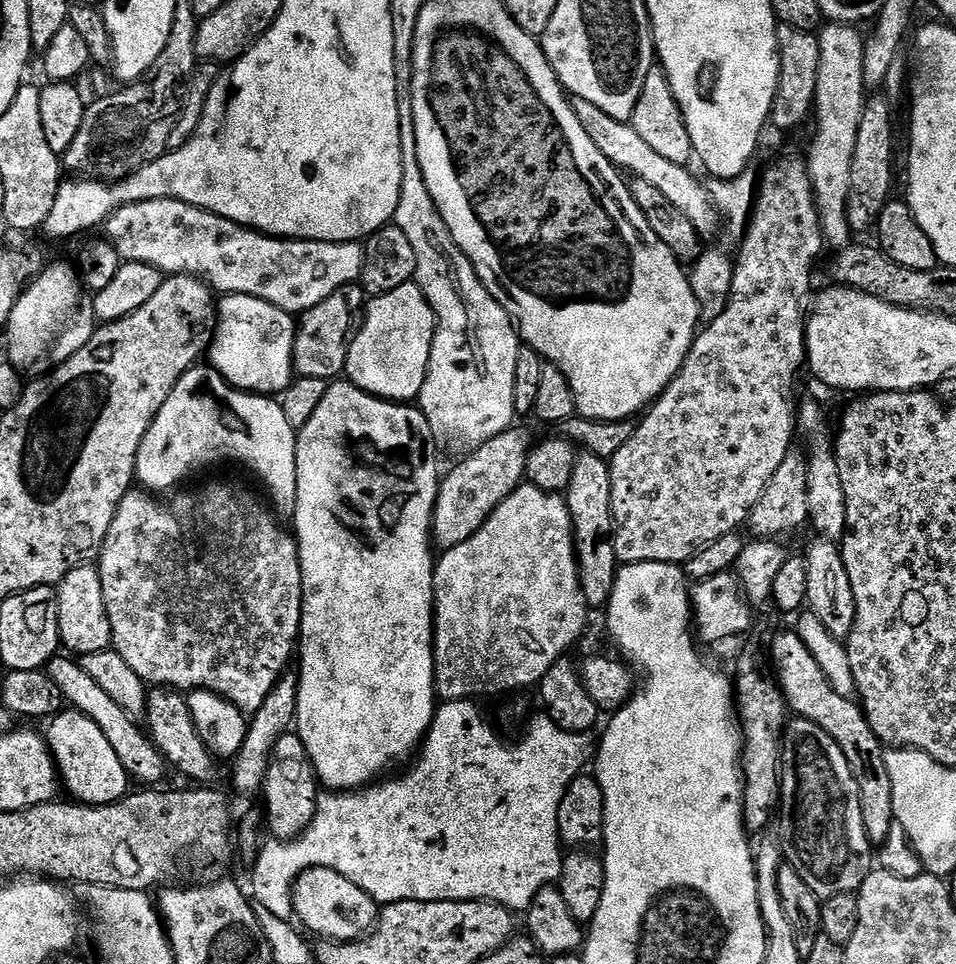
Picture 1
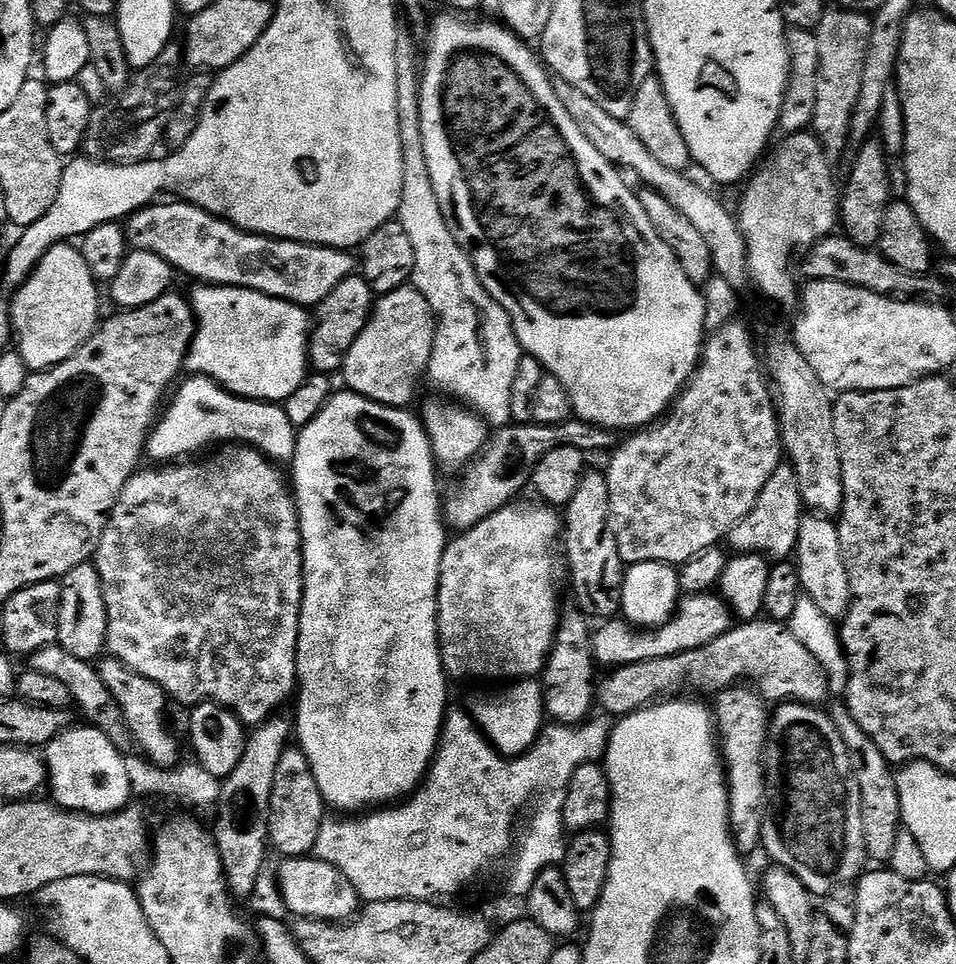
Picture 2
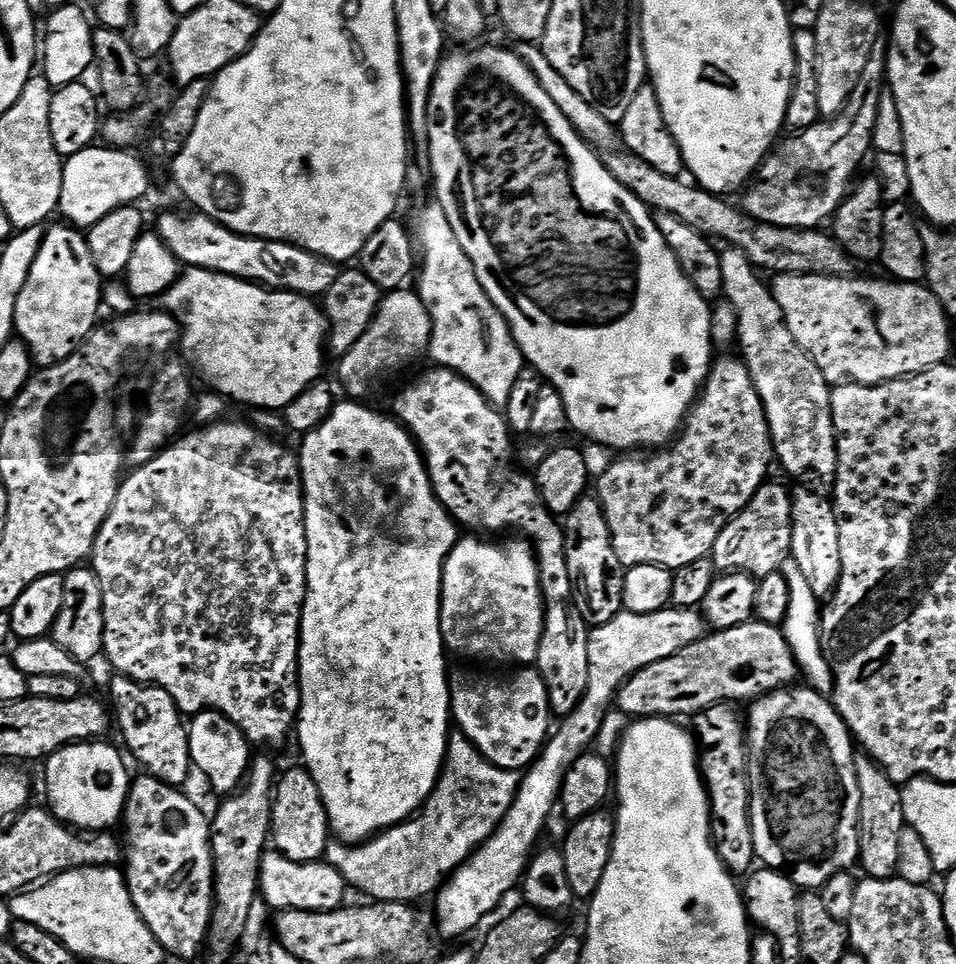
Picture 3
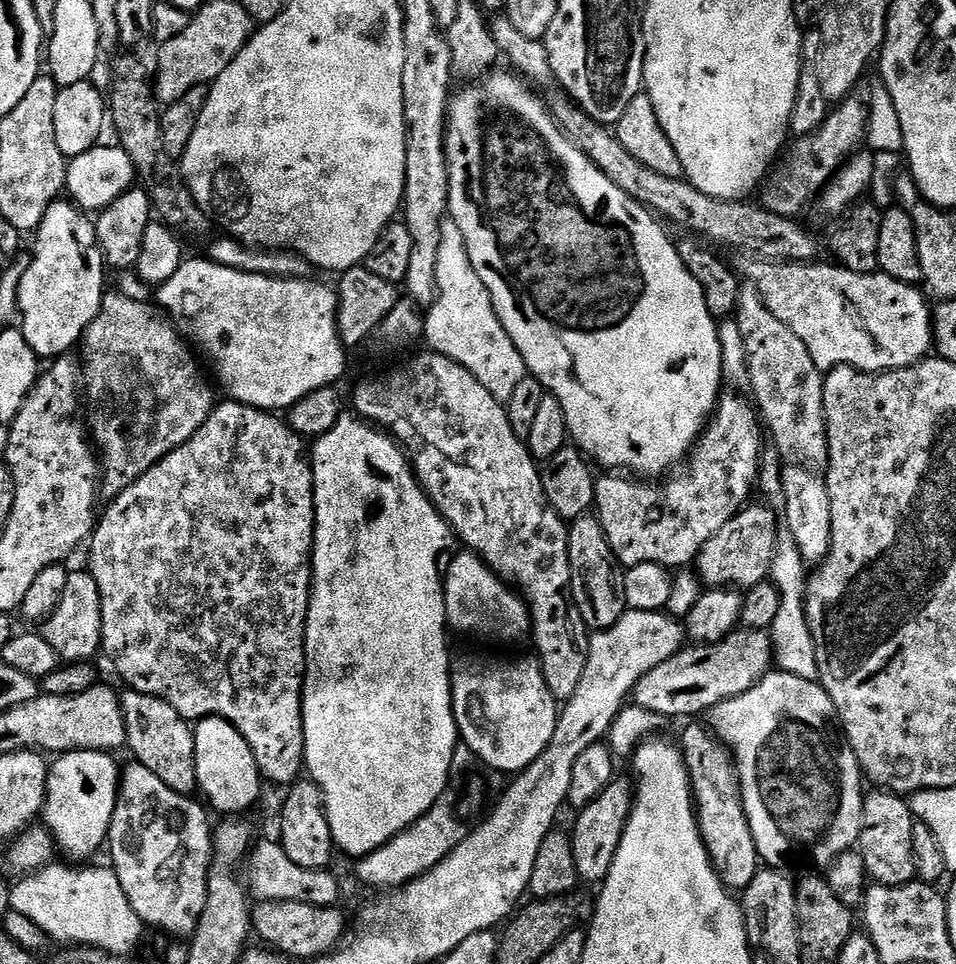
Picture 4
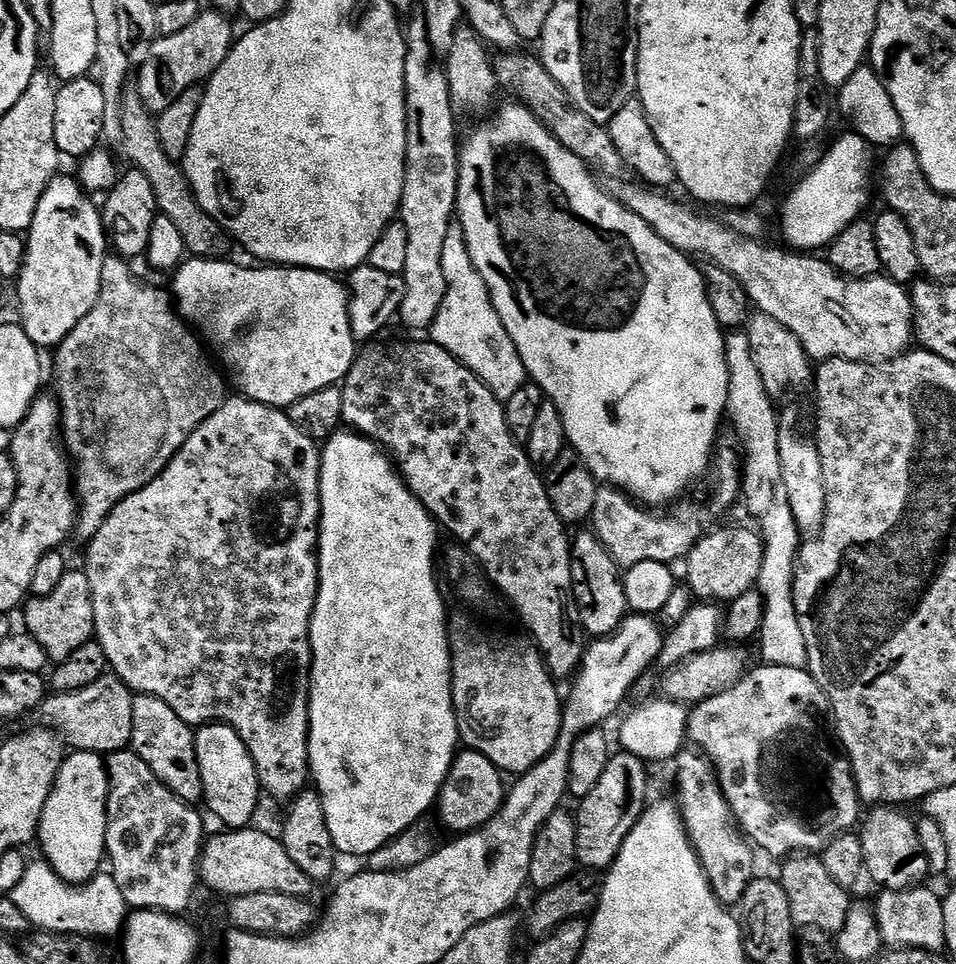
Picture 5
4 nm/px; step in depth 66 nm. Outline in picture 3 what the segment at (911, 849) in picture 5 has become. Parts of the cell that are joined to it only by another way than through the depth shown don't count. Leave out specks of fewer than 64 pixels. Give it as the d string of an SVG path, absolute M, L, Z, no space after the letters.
M869 756L856 757L856 773L860 787L860 858L859 867L865 868L874 880L890 880L900 866L900 835L905 828L902 810L902 788L895 784Z

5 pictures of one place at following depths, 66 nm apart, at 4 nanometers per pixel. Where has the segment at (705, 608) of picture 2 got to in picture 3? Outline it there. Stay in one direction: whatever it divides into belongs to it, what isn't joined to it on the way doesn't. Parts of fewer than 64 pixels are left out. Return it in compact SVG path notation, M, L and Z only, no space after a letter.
M659 608L656 612L619 612L610 622L595 625L589 631L588 641L590 642L590 678L586 678L586 694L582 696L582 702L574 711L563 717L560 724L555 725L554 731L549 735L545 745L540 750L539 756L532 761L530 767L523 773L520 781L520 789L516 792L514 802L506 814L506 818L498 826L495 834L473 852L471 858L460 868L457 868L451 876L445 879L440 886L440 891L435 893L436 916L434 924L444 936L464 936L472 932L512 891L517 891L518 885L524 879L524 871L532 861L538 845L541 843L540 835L548 824L548 819L558 808L560 791L564 785L564 773L570 770L572 763L585 755L595 745L598 738L598 730L602 730L602 722L613 707L616 694L621 686L627 682L628 677L638 674L650 662L658 662L662 658L670 658L670 654L678 654L678 650L686 650L694 642L703 640L706 635L706 621L697 609L694 608Z

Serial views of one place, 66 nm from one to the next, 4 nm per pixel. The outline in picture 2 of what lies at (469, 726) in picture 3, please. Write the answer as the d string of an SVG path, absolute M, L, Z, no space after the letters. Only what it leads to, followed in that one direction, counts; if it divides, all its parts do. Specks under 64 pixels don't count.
M525 678L509 683L505 692L492 696L487 700L480 696L470 707L470 715L477 728L483 732L493 748L505 758L524 755L529 748L536 745L536 739L546 723L544 711L544 690L535 679Z

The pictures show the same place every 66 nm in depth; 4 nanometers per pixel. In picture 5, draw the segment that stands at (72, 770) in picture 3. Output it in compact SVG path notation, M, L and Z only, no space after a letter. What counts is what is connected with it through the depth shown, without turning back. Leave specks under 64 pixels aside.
M73 751L71 754L65 755L64 765L58 770L58 778L56 785L52 788L50 798L46 802L46 810L40 819L40 827L38 829L38 845L42 851L43 859L47 860L49 866L55 870L56 873L62 877L67 884L86 884L92 880L101 871L100 863L103 865L106 860L106 826L108 825L108 769L106 767L106 760L101 753L98 752L77 752Z

